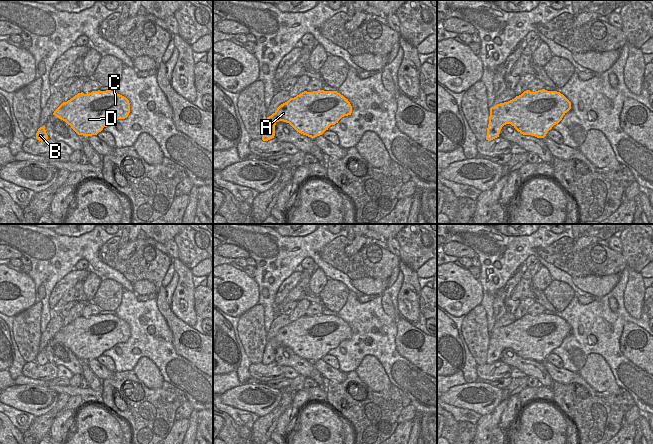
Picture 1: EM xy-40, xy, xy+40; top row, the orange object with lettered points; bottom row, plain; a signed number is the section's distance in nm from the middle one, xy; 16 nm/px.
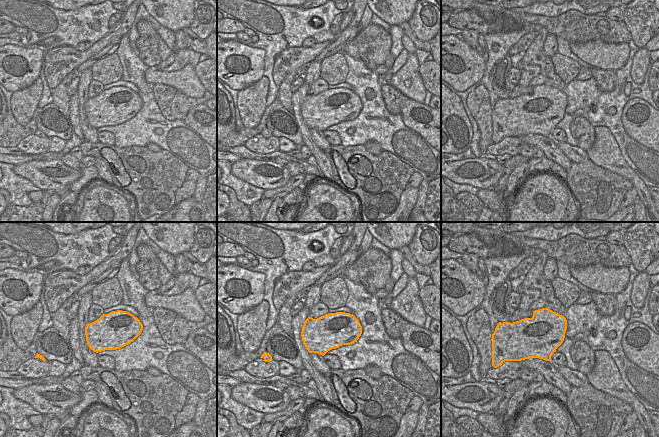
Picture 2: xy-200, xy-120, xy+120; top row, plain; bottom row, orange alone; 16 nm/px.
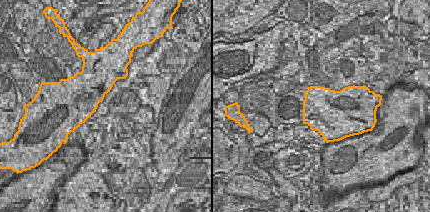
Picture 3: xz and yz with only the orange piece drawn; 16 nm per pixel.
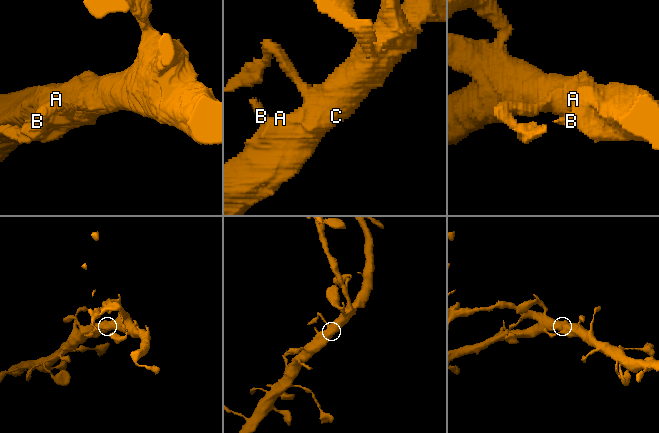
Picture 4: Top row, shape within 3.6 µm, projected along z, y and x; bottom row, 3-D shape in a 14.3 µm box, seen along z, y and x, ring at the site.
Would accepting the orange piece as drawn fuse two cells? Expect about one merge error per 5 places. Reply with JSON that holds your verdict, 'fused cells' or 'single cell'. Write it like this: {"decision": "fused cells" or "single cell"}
{"decision": "single cell"}

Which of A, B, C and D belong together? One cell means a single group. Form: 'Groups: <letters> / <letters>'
Groups: A B C D

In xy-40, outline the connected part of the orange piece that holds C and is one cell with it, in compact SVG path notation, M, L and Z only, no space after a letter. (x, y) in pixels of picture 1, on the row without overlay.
M92 315L89 318L78 317L67 326L63 326L53 337L65 345L78 358L83 360L97 359L118 343L125 343L130 337L129 324L116 315Z

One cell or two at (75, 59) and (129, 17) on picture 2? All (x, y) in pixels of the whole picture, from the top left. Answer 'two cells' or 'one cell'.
one cell

